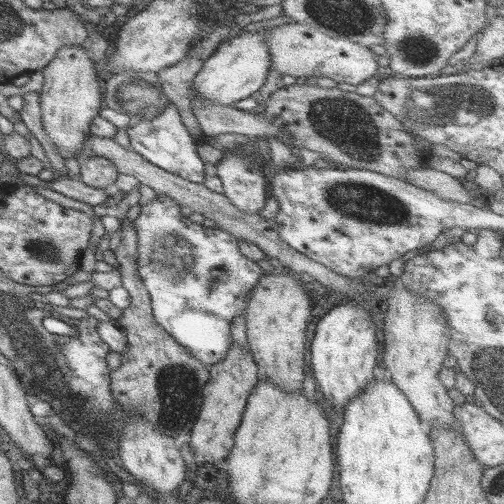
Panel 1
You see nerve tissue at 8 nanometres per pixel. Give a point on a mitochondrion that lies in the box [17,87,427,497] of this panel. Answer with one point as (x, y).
(173, 258)

